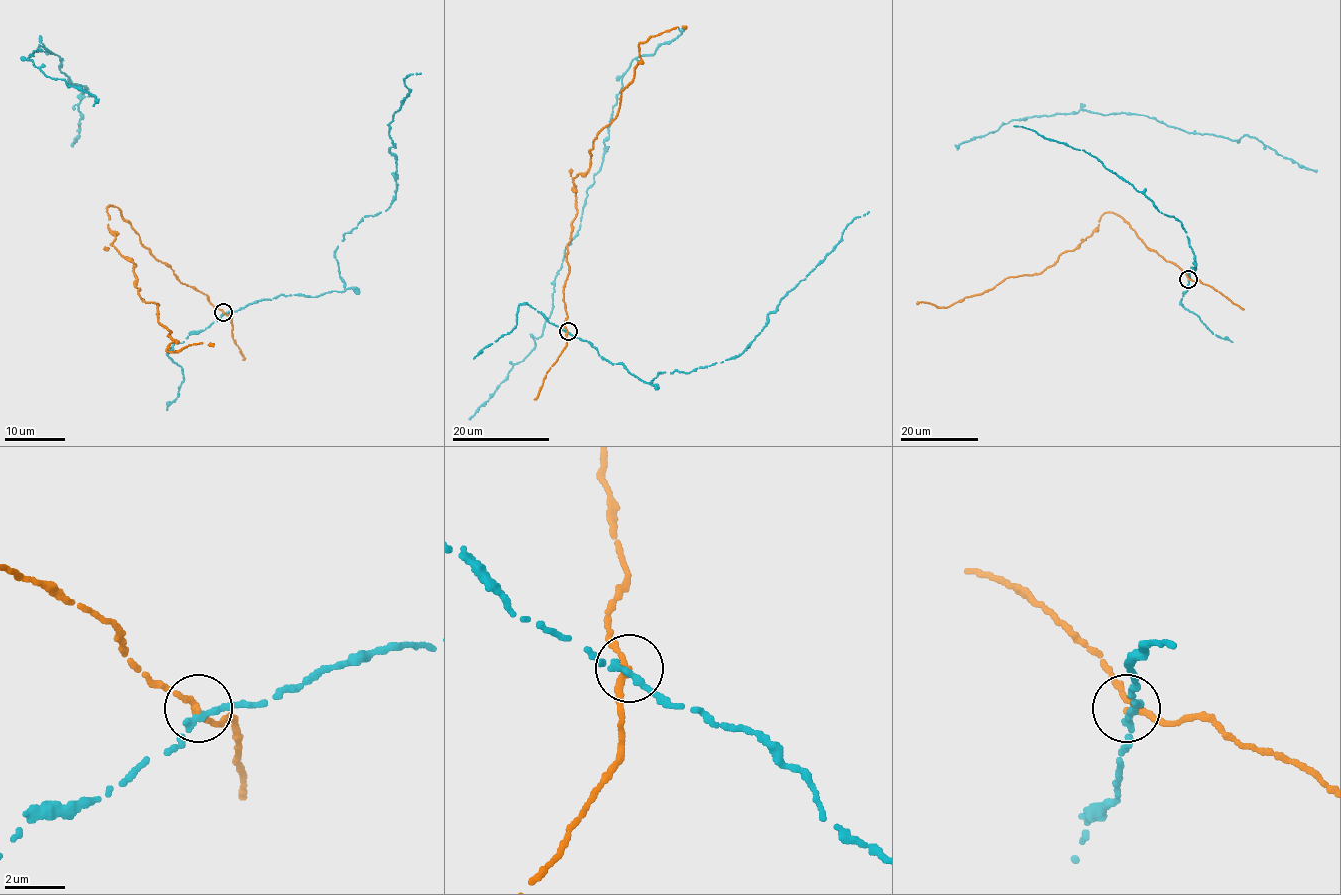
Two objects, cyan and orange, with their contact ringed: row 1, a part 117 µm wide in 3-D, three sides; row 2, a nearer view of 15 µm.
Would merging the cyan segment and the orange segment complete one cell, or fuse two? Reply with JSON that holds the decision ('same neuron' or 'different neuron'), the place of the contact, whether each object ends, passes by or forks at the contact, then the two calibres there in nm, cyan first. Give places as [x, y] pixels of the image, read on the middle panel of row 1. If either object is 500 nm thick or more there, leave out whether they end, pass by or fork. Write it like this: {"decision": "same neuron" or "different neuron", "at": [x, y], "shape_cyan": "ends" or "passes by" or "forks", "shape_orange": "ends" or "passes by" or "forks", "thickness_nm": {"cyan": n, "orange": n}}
{"decision": "different neuron", "at": [568, 331], "shape_cyan": "passes by", "shape_orange": "passes by", "thickness_nm": {"cyan": 220, "orange": 190}}

